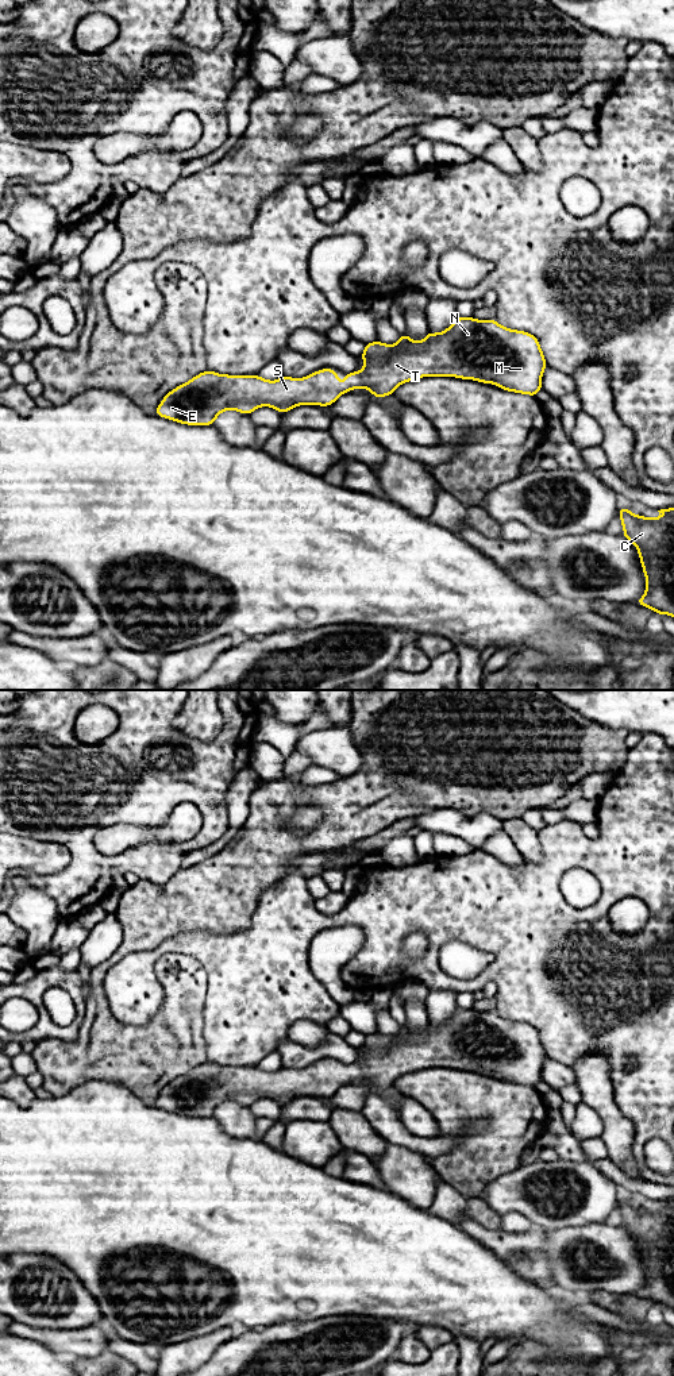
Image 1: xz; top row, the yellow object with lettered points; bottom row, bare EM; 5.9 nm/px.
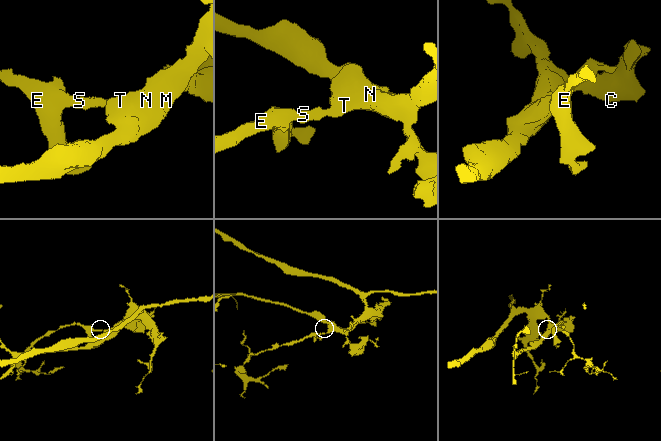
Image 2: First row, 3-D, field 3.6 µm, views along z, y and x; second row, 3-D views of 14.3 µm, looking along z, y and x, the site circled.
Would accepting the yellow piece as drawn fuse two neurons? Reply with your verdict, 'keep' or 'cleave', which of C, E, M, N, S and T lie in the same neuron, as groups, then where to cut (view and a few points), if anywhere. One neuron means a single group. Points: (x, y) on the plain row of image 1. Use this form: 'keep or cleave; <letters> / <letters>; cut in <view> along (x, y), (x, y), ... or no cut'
keep; C E M N S T; no cut

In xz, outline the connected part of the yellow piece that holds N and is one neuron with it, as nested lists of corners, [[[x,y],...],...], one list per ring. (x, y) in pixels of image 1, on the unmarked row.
[[[458,1007],[448,1020],[439,1025],[428,1022],[420,1033],[412,1032],[405,1024],[396,1036],[378,1032],[366,1034],[361,1049],[363,1060],[344,1065],[344,1074],[339,1074],[338,1063],[330,1059],[304,1069],[282,1067],[276,1072],[258,1065],[230,1067],[205,1061],[172,1080],[153,1105],[185,1117],[215,1117],[216,1109],[228,1101],[250,1107],[261,1098],[270,1098],[284,1106],[300,1096],[331,1098],[342,1086],[358,1079],[366,1079],[375,1090],[386,1088],[394,1086],[401,1075],[424,1068],[473,1071],[497,1076],[505,1083],[536,1088],[543,1082],[542,1068],[548,1057],[535,1026],[507,1020],[496,1010],[477,1011],[473,1007]]]

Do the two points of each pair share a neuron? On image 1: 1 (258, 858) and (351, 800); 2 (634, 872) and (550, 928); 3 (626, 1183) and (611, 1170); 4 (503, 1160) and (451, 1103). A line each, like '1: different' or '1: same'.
1: same
2: same
3: same
4: same

